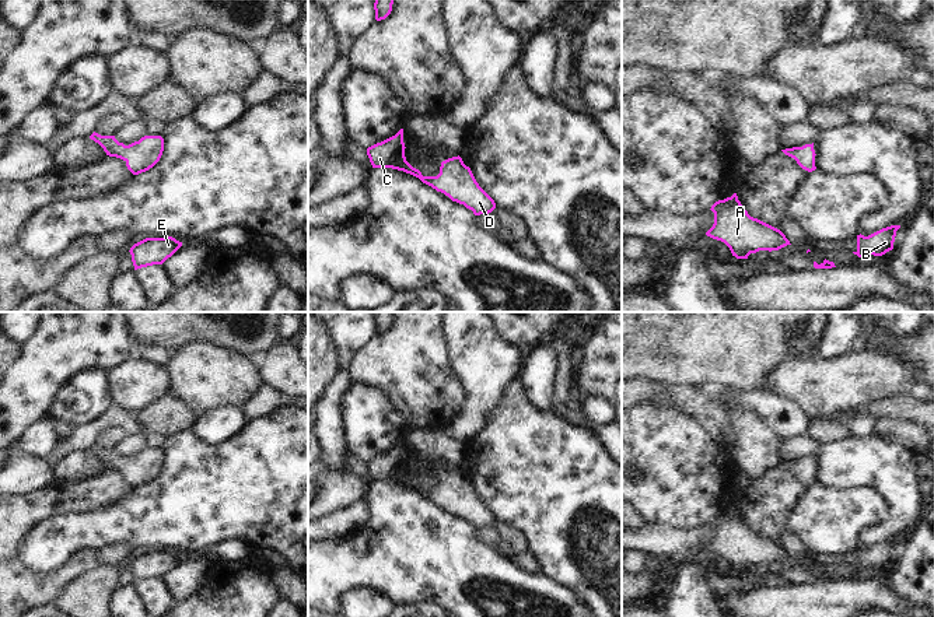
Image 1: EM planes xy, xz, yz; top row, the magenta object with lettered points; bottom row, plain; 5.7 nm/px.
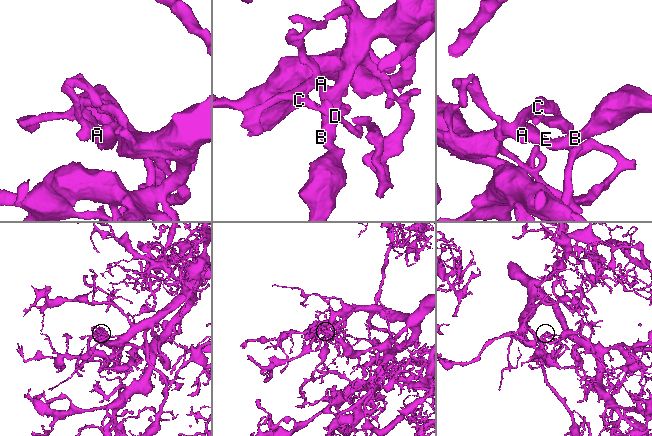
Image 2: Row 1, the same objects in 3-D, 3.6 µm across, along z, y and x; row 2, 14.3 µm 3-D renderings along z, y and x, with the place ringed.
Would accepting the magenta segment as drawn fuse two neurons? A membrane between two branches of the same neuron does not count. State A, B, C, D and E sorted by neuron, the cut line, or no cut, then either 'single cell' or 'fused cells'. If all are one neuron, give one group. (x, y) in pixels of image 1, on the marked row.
A B C D E | no cut | single cell

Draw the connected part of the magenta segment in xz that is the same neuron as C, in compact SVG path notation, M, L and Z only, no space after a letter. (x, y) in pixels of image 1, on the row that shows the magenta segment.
M400 129L395 136L368 147L367 155L372 168L392 168L410 173L452 201L463 204L475 215L489 214L496 208L494 200L479 186L459 155L442 161L437 176L423 176L406 161L405 148Z

